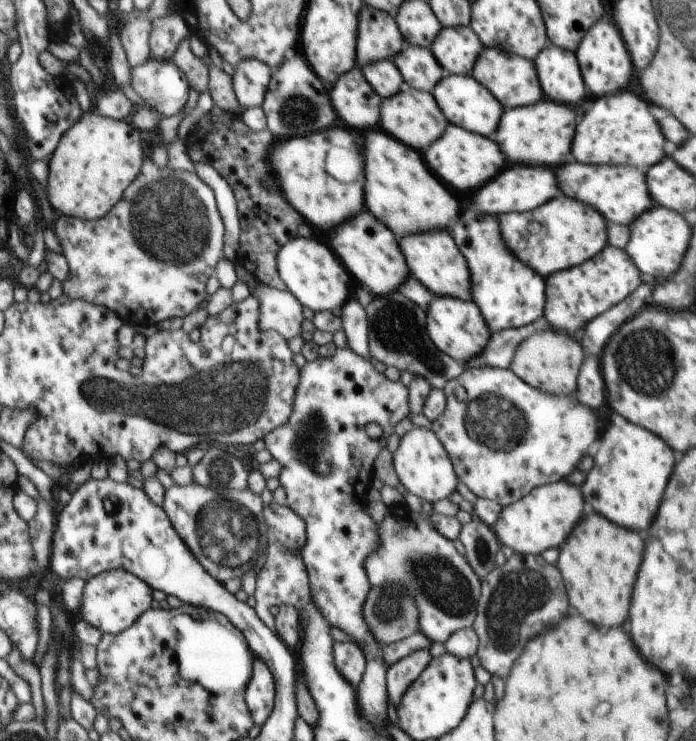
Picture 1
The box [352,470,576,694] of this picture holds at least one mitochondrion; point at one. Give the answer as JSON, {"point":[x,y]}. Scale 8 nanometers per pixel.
{"point":[518,592]}

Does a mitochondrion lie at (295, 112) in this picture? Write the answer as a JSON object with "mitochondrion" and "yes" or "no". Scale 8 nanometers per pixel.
{"mitochondrion":"yes"}

